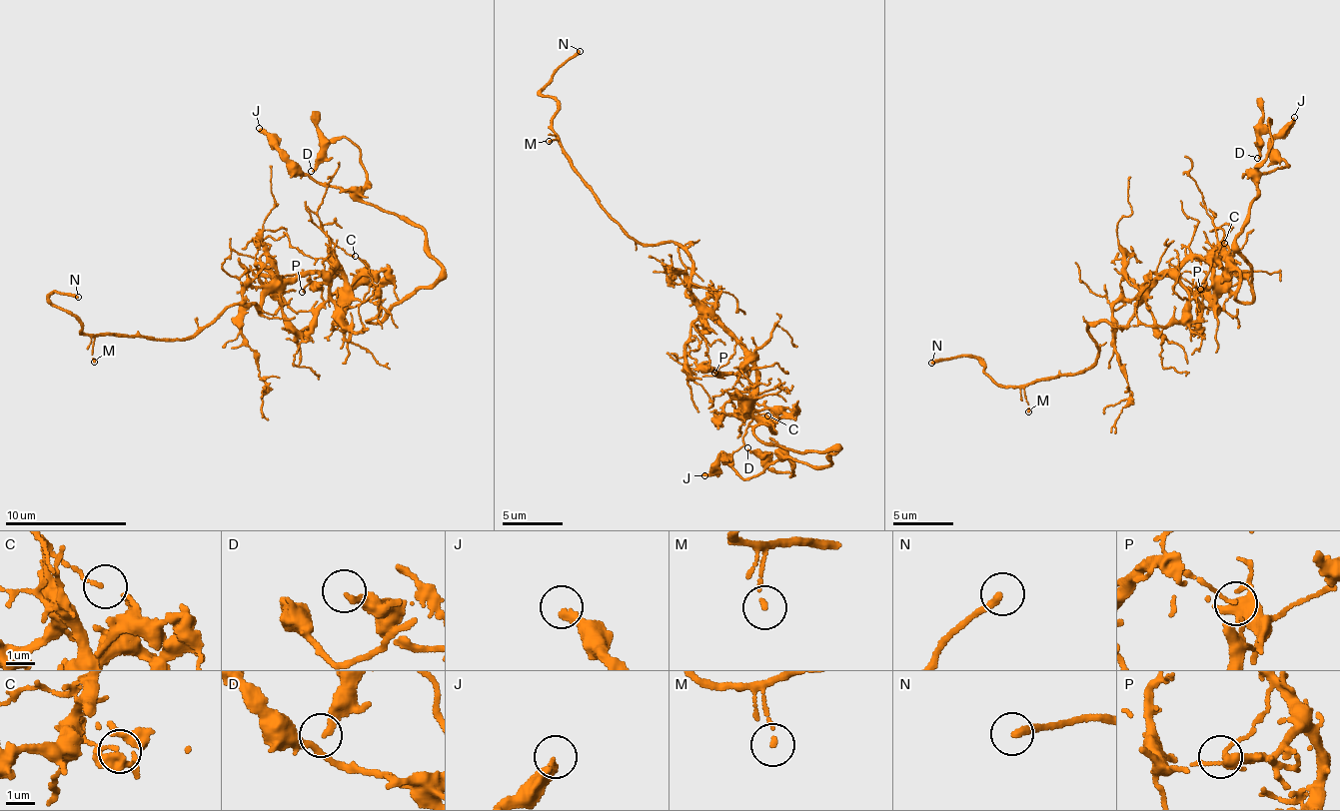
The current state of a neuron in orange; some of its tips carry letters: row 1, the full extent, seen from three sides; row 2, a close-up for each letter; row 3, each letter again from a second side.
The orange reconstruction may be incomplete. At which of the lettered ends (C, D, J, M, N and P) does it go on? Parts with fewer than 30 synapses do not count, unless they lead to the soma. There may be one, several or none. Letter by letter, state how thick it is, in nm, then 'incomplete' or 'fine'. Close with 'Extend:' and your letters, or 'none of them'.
C: calibre 110 nm; fine
D: calibre 240 nm; fine
J: calibre 240 nm; fine
M: calibre 130 nm; fine
N: calibre 240 nm; incomplete
P: calibre 100 nm; fine
Extend: N

